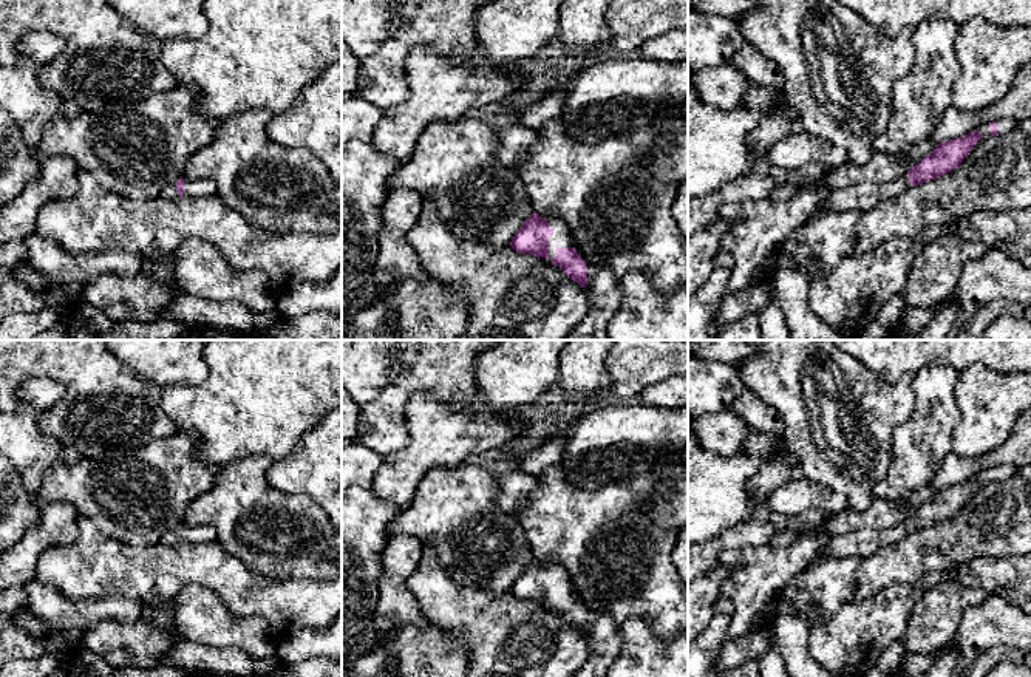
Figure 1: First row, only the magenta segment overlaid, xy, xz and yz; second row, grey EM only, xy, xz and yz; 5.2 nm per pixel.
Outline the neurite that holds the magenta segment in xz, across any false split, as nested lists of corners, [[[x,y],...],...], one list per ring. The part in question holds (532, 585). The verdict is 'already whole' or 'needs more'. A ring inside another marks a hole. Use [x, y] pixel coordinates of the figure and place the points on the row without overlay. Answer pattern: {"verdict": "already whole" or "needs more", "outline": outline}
{"verdict": "needs more", "outline": [[[533,556],[512,584],[510,592],[519,600],[543,603],[552,611],[560,612],[570,626],[577,628],[587,637],[590,654],[573,677],[607,677],[612,662],[621,651],[621,626],[615,624],[611,617],[592,614],[577,600],[566,569],[563,569],[555,560],[541,564]]]}

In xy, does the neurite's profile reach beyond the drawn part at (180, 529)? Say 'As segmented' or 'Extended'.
Extended

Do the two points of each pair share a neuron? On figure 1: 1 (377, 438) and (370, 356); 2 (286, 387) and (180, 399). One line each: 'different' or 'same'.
1: different
2: same

